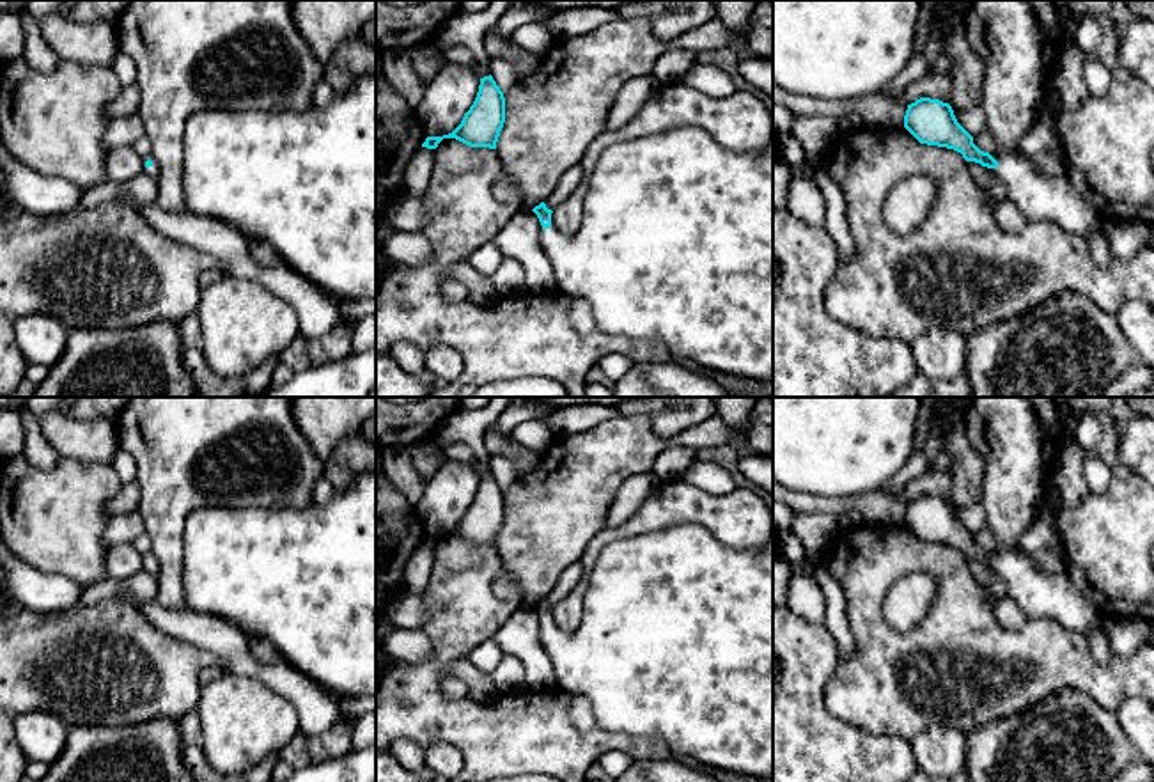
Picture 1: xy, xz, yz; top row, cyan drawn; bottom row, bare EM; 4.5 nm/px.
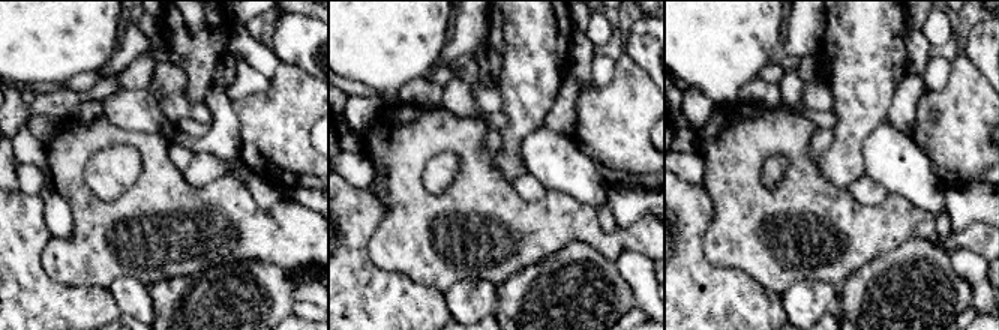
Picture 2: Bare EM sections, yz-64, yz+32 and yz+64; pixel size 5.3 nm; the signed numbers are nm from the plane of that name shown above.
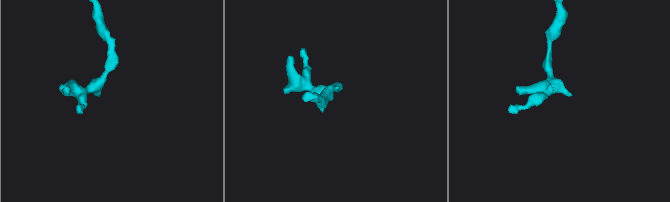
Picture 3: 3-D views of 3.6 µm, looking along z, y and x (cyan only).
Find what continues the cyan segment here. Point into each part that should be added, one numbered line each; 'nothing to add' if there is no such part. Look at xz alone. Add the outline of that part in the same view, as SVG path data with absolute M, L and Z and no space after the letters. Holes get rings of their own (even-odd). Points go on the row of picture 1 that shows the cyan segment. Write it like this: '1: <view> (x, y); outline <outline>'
1: xz (676, 243); outline M695 126L659 131L603 151L585 184L578 232L567 238L553 229L542 229L539 234L539 245L553 268L555 294L585 300L604 333L661 340L672 356L690 358L725 374L773 383L773 137L759 151L736 152L720 147L707 131Z

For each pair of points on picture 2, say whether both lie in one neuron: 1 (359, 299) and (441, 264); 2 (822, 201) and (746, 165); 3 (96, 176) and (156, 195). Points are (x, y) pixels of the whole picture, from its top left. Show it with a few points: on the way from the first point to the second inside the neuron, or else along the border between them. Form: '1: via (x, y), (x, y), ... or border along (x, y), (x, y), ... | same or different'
1: border along (375, 264), (404, 273), (417, 282), (441, 291) | different
2: via (800, 201), (770, 201), (756, 188) | same
3: border along (138, 152), (138, 177), (116, 197), (99, 198) | different

